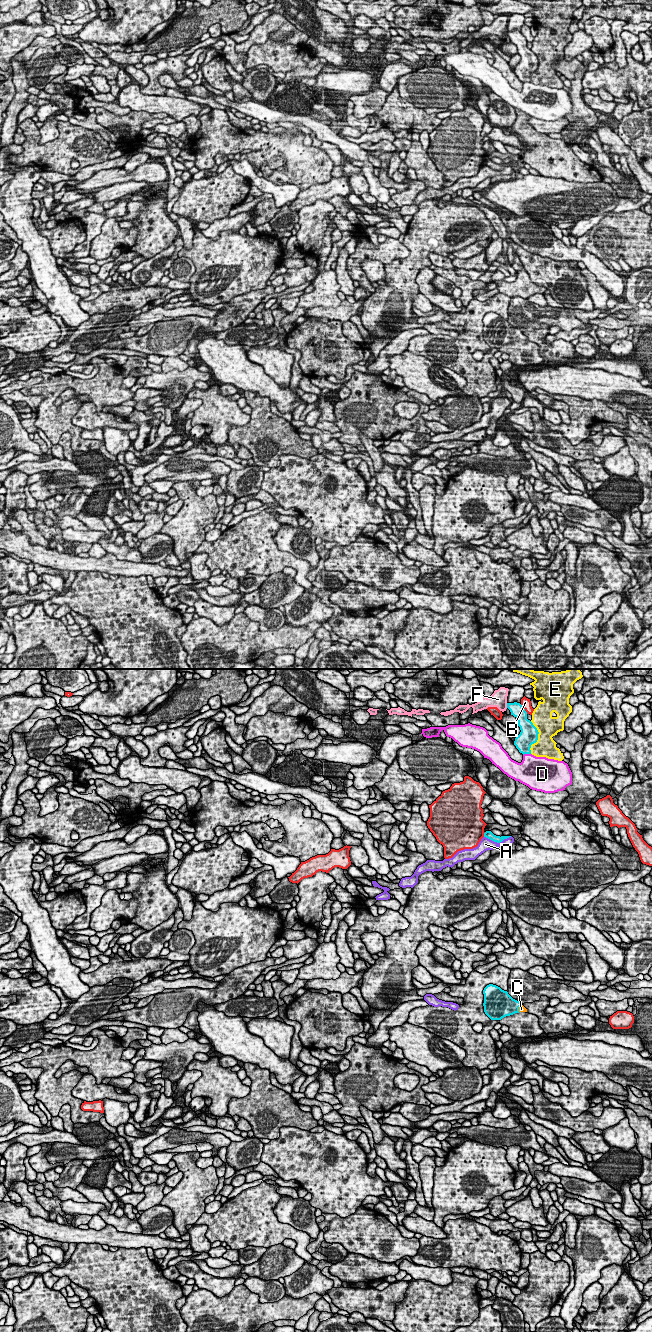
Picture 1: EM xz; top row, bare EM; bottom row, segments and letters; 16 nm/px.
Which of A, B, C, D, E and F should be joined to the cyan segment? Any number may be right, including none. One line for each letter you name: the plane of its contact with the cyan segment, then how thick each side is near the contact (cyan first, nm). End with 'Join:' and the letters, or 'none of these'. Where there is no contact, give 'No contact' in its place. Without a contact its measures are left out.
C: Touches cyan in xz. Thickness 360 nm (cyan) against 100 nm
Join: C

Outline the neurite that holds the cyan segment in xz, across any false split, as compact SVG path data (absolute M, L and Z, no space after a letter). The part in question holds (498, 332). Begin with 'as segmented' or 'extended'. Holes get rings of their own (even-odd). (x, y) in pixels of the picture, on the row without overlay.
extended | M487 313L483 322L484 340L491 348L501 348L515 341L527 340L527 337L519 329L513 327L507 319L496 313Z

